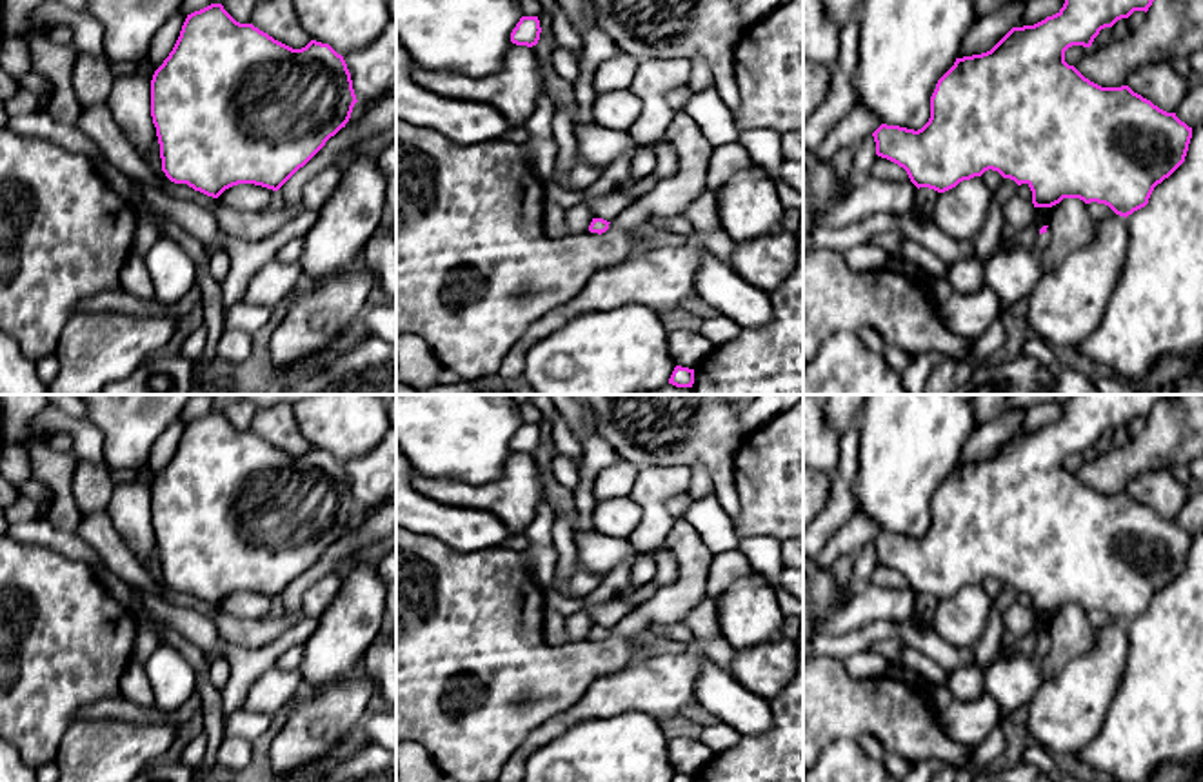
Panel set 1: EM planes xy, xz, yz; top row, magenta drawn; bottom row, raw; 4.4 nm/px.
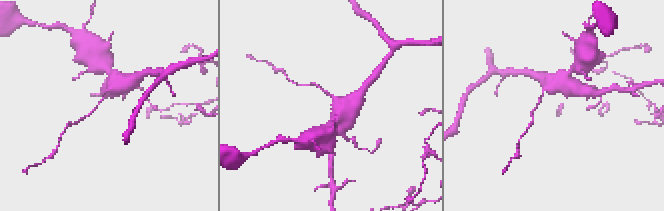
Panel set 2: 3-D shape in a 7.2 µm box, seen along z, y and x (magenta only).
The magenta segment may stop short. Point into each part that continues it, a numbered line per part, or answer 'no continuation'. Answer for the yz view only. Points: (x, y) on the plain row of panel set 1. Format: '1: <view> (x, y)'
1: yz (1013, 679)

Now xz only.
no continuation

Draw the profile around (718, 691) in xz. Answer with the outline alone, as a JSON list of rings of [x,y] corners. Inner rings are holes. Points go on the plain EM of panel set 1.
[[[705,657],[696,677],[696,700],[741,737],[763,735],[774,724],[767,698],[751,693],[731,671],[718,667]]]

